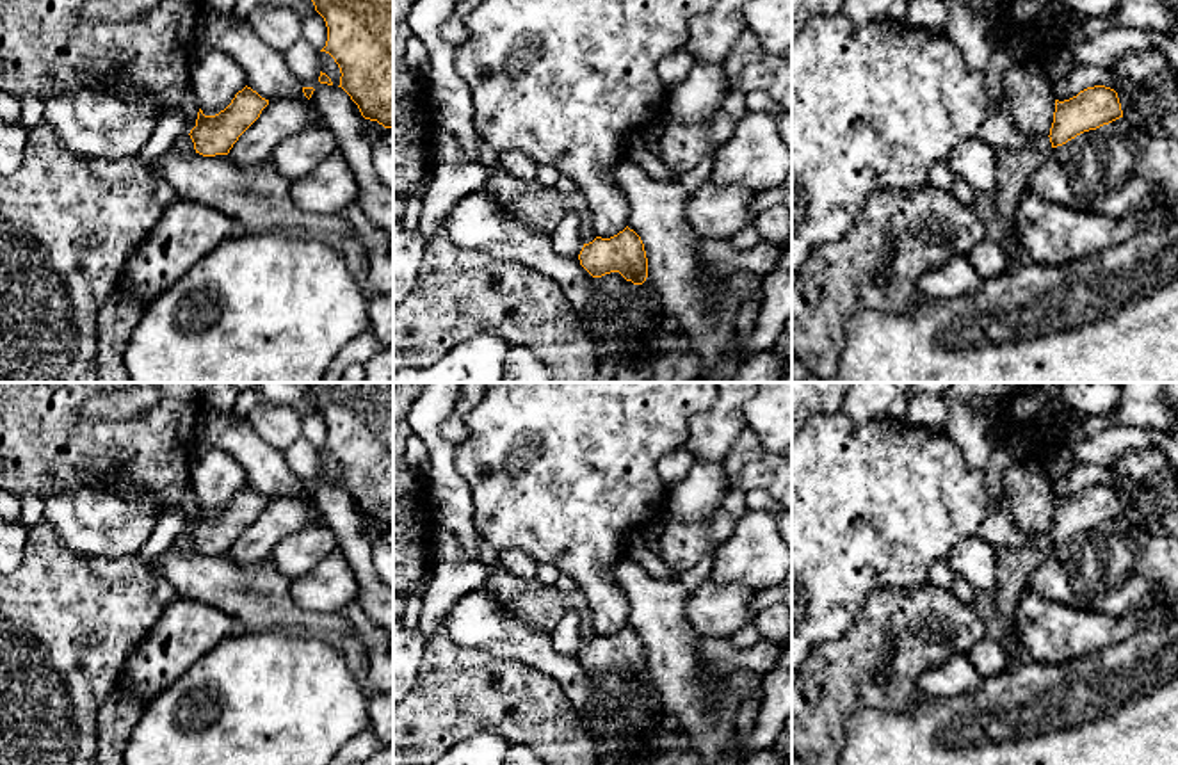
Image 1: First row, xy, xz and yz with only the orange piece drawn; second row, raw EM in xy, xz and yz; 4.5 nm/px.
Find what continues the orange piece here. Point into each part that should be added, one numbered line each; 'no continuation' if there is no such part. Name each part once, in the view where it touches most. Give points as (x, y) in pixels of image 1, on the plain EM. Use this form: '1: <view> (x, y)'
no continuation

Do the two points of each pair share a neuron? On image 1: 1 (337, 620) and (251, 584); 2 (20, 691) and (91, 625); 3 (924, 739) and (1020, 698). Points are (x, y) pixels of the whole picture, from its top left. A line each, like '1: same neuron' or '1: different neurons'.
1: same neuron
2: same neuron
3: same neuron

